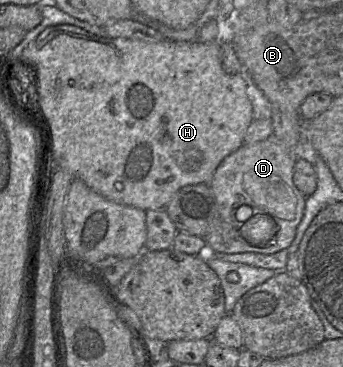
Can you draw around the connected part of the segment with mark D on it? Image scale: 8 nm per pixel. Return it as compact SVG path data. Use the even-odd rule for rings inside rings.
M270 134L263 141L243 144L222 160L209 183L214 194L214 205L205 240L214 252L274 254L291 245L296 228L304 215L306 203L306 196L293 182L293 170L298 158L299 142L296 149L290 149L274 134ZM242 205L252 208L251 216L245 222L257 215L274 220L276 233L266 246L255 247L241 235L240 229L245 222L237 220L236 214Z

